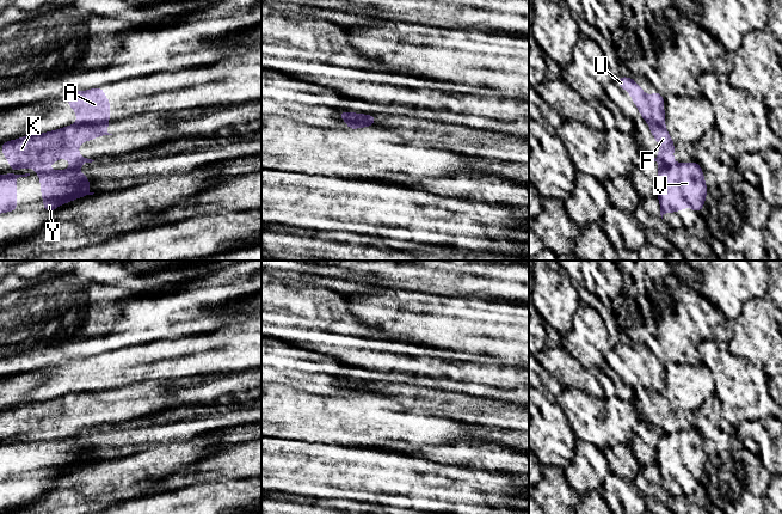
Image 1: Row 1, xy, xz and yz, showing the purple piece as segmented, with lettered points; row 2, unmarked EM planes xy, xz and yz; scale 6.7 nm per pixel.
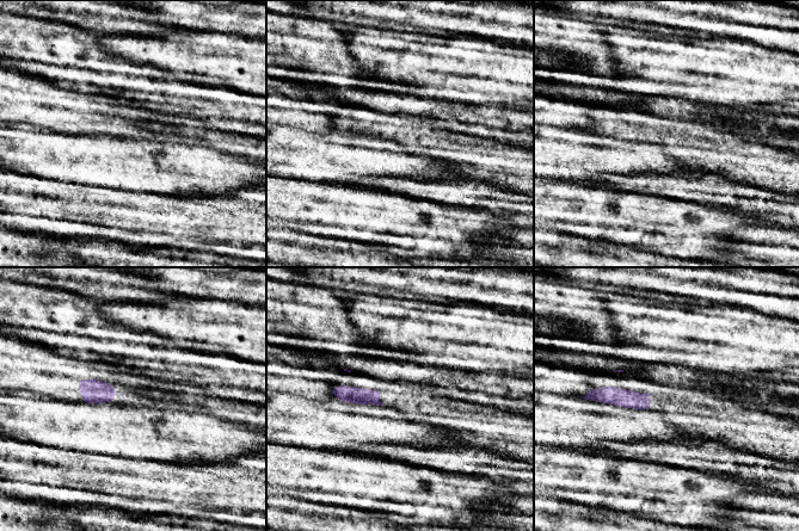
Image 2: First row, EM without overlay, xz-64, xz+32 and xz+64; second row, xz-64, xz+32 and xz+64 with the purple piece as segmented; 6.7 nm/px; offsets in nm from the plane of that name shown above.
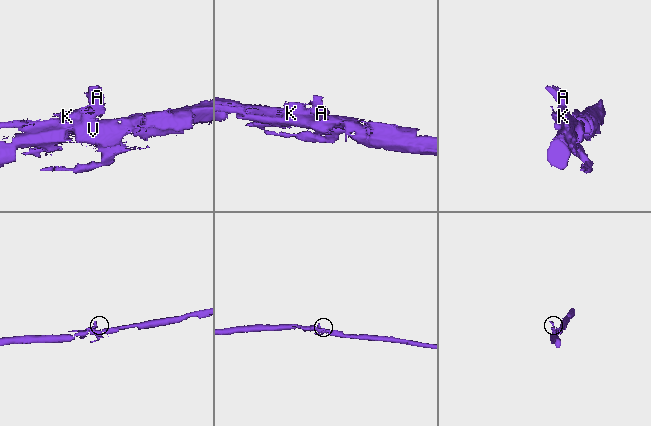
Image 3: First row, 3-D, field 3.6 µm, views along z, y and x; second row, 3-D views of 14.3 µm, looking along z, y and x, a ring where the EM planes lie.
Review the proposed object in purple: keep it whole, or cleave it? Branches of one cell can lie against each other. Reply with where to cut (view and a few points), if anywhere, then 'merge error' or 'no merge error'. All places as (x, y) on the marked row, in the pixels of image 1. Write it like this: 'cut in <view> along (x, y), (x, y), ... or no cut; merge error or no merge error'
cut in xz along (348, 120), (361, 120), (374, 124); merge error

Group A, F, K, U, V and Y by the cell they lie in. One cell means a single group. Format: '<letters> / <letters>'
A U / F K V Y

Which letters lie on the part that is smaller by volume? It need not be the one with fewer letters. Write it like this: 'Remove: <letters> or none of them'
Remove: A, U

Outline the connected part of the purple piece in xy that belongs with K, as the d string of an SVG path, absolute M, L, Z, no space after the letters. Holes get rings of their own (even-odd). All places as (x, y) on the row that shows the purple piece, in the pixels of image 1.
M107 123L73 124L39 135L27 135L0 145L10 169L33 166L41 177L43 210L56 210L72 200L93 195L88 191L91 178L78 170L84 163L94 160L82 158L76 147L82 141L97 136L112 135L107 133ZM59 158L68 158L72 167L64 171L48 171L47 166Z

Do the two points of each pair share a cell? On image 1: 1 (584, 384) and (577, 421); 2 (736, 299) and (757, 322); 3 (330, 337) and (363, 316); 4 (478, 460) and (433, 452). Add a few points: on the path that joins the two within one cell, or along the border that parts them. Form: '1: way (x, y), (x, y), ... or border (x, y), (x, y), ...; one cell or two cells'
1: border (564, 386), (580, 389), (599, 398); two cells
2: border (749, 298), (742, 311), (731, 322); two cells
3: way (385, 343), (455, 353), (431, 325), (418, 324); one cell
4: way (467, 454), (444, 454); one cell

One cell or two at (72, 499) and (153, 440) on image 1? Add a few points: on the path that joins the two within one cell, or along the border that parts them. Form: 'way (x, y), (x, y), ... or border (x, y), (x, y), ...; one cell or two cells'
border (160, 444), (121, 458); two cells

